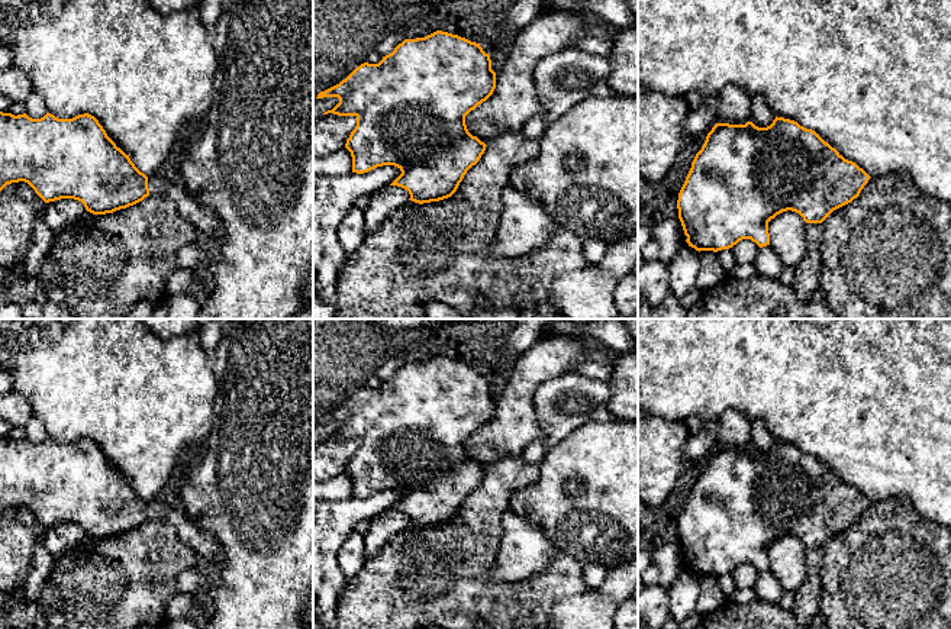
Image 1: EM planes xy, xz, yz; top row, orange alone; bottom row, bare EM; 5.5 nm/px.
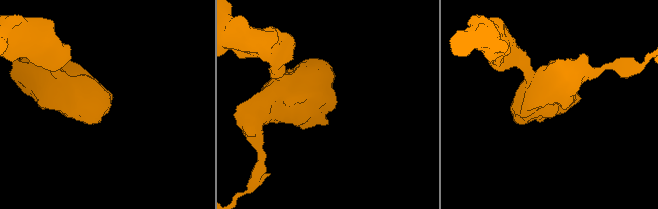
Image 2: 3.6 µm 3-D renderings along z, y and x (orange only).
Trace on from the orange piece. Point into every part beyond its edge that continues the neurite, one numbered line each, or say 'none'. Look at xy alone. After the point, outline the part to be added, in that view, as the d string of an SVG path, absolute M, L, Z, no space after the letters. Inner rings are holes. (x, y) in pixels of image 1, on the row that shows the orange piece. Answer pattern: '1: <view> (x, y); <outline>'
1: xy (205, 221); M157 174L148 177L148 188L152 196L170 199L178 212L191 222L203 236L216 236L220 232L219 219L207 209L196 203L186 187L159 178Z

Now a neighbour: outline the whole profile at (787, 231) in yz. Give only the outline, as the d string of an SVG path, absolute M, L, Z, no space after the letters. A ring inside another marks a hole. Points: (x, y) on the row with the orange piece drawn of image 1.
M792 210L783 212L768 222L770 246L784 267L794 268L803 258L806 226L803 217Z

